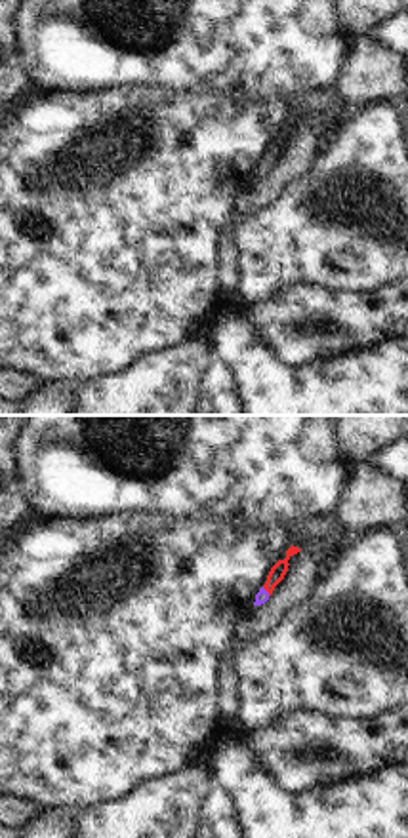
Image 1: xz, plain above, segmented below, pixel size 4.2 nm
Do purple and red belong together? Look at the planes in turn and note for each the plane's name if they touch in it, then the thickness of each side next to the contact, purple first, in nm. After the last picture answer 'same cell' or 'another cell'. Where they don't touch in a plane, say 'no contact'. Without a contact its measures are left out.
xz | 60/70 nm

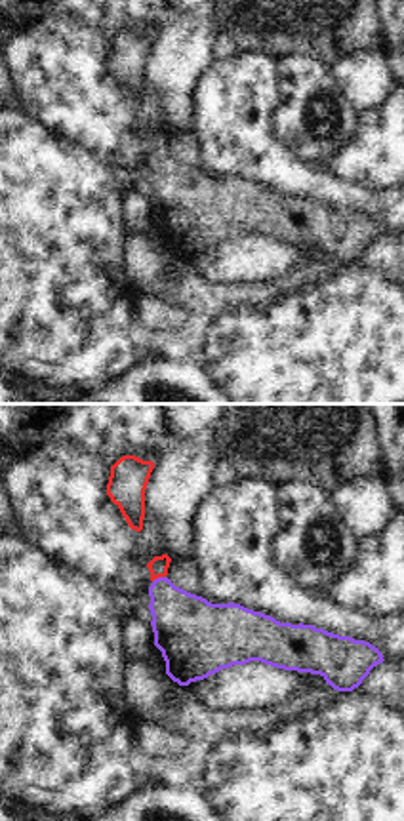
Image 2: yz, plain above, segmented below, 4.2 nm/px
yz | 280/80 nm

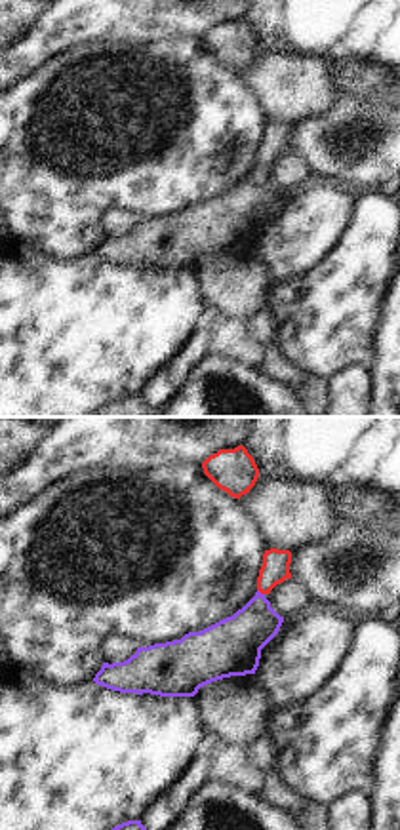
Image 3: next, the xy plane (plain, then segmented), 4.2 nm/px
xy | 220/120 nm

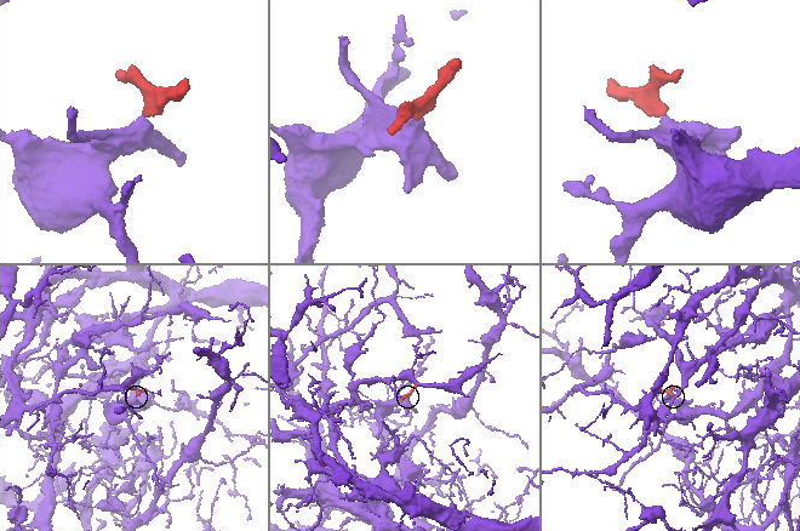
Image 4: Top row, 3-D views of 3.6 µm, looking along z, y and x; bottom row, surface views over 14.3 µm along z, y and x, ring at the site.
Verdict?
same cell

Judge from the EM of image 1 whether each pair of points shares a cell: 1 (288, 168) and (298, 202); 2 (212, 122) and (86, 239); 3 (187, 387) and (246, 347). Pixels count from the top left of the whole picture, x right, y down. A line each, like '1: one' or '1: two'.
1: two
2: one
3: two

